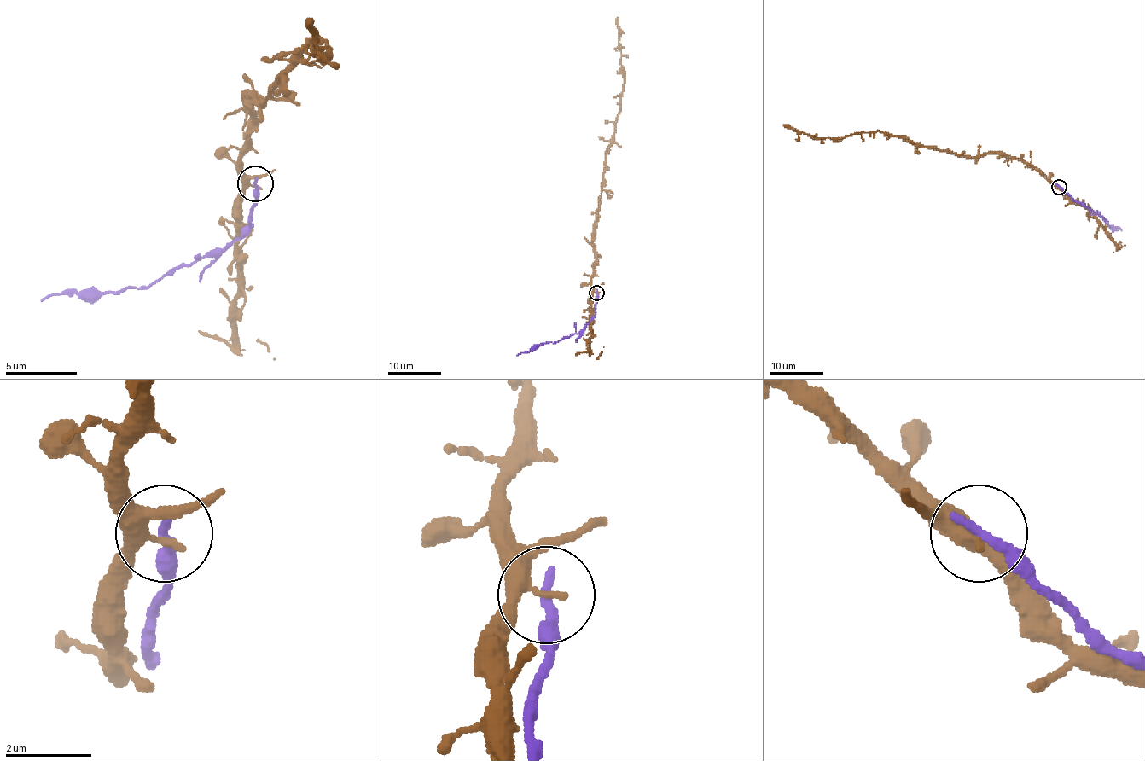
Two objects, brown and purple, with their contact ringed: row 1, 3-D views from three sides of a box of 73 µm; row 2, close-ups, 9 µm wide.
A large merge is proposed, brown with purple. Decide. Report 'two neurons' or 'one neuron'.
two neurons

